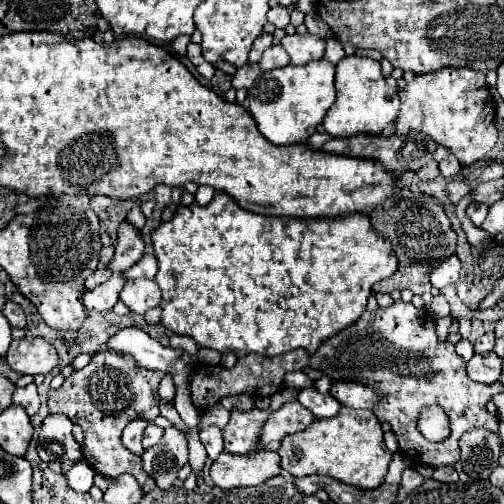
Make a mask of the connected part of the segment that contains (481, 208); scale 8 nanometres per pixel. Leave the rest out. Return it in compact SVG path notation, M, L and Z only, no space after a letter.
M471 203L471 205L467 207L467 217L469 217L475 225L481 225L481 223L485 221L485 217L487 217L487 211L489 211L489 207L487 207L485 203Z

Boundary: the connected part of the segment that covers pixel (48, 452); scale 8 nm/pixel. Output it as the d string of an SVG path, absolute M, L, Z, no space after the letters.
M51 413L43 419L39 439L37 439L37 453L41 461L81 461L81 445L75 443L71 435L73 423L63 417L63 413Z

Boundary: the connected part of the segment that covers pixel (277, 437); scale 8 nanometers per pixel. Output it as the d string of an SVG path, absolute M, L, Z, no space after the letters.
M289 401L267 417L267 421L259 433L259 443L263 447L281 443L285 435L305 429L309 423L313 423L313 419L315 417L313 417L313 413L309 413L309 409L305 409L297 401Z

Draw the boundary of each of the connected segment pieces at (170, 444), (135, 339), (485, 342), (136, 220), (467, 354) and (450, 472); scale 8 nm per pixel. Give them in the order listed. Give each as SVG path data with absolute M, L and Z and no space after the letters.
M167 427L161 441L143 455L143 469L155 483L167 491L177 479L177 471L187 463L187 437L175 427Z
M131 327L131 329L121 329L115 337L109 339L109 349L117 351L117 353L125 353L131 355L137 365L145 367L145 369L153 369L153 371L163 371L165 375L169 375L175 383L175 409L181 415L181 419L189 425L189 427L197 427L199 425L199 411L193 407L191 397L189 397L189 377L193 377L193 369L197 367L197 359L191 357L189 353L181 351L181 349L173 349L173 347L163 347L159 341L151 339L145 331Z
M485 333L483 337L479 337L475 341L475 353L489 353L489 351L493 351L493 345L495 345L495 335Z
M138 205L131 209L127 215L126 220L134 225L136 228L141 230L146 222L146 217L141 212L141 206Z
M461 339L461 341L455 345L455 351L465 362L468 362L474 355L473 344L467 339Z
M439 467L439 469L435 469L433 479L441 481L441 483L455 483L459 480L459 476L453 467Z

